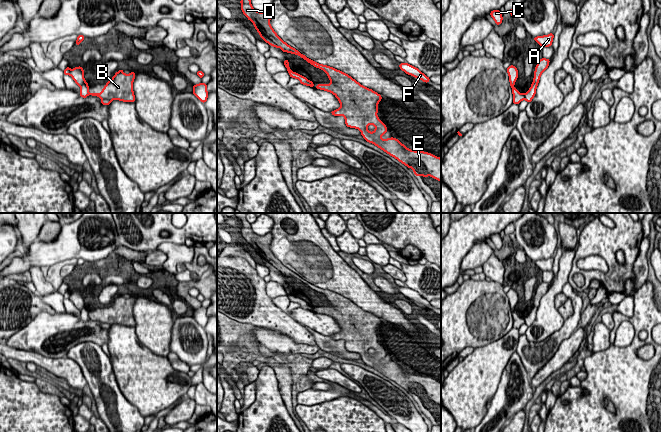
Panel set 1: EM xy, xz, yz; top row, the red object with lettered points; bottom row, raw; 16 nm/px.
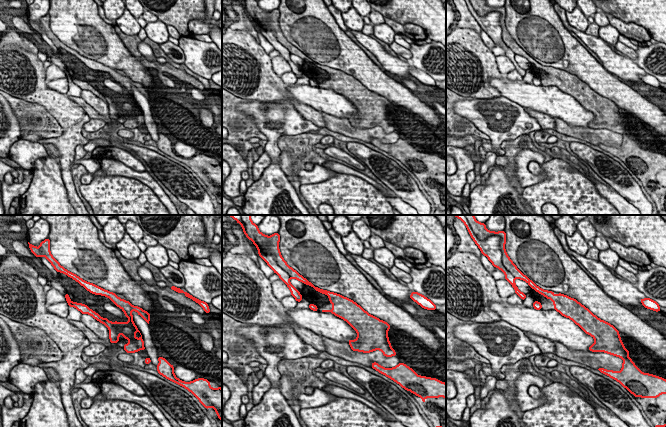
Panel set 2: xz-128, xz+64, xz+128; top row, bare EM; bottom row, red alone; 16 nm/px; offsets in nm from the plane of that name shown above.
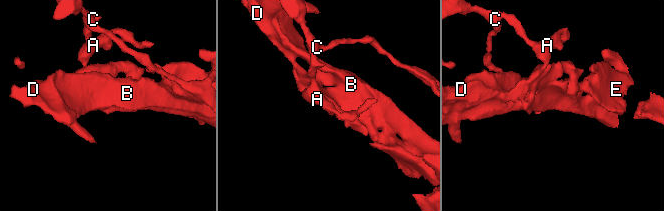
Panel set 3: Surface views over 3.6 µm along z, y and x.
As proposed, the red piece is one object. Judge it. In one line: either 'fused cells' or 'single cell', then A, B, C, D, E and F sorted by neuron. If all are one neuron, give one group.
fused cells | A C F / B D E

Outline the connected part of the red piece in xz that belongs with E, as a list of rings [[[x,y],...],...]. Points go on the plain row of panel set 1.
[[[235,213],[241,221],[241,234],[258,256],[264,257],[283,276],[296,278],[316,292],[322,293],[329,301],[330,308],[318,308],[315,312],[328,315],[336,320],[341,331],[331,335],[334,340],[342,339],[347,351],[361,355],[363,362],[381,374],[396,382],[402,388],[411,392],[415,400],[431,400],[441,406],[441,382],[423,375],[410,374],[396,362],[381,363],[388,353],[378,342],[378,327],[382,324],[380,318],[366,312],[348,298],[333,291],[316,287],[298,274],[285,267],[273,254],[270,243],[273,235],[256,235],[251,224],[246,220],[245,213]]]

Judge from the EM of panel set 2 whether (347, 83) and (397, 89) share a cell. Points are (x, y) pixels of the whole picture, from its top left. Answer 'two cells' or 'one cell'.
two cells

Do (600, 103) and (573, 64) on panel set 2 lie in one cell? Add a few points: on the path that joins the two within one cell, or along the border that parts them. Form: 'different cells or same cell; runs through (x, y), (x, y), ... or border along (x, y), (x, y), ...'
different cells; border along (566, 70), (575, 74), (605, 97)

